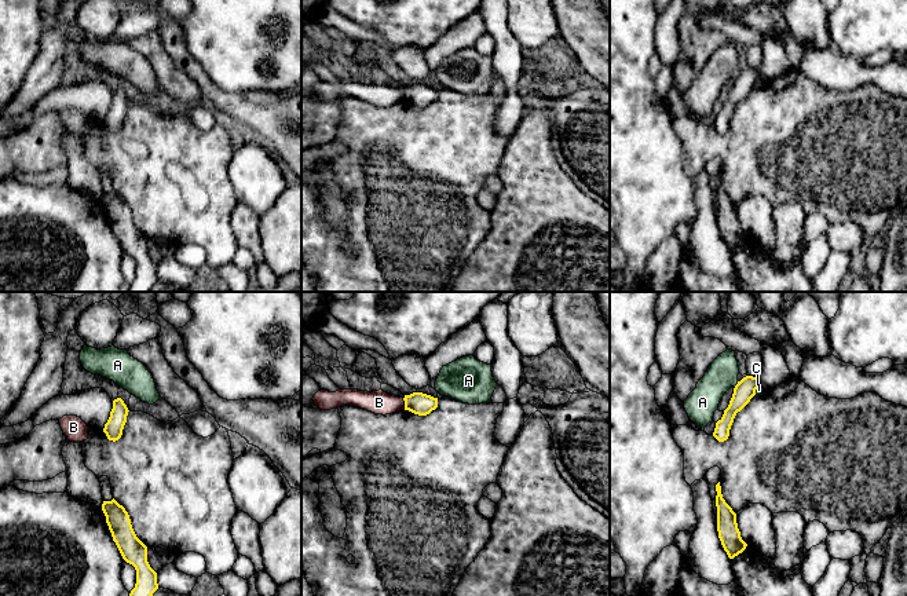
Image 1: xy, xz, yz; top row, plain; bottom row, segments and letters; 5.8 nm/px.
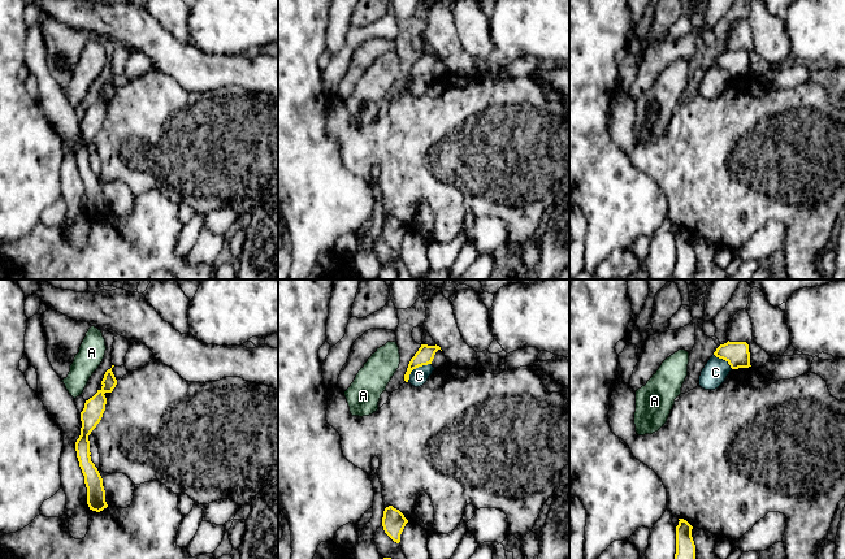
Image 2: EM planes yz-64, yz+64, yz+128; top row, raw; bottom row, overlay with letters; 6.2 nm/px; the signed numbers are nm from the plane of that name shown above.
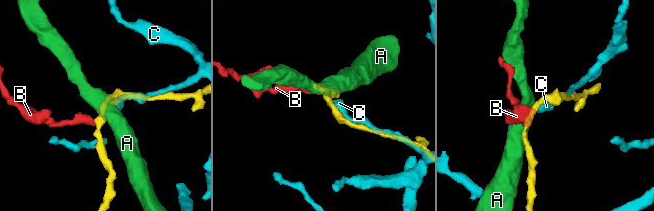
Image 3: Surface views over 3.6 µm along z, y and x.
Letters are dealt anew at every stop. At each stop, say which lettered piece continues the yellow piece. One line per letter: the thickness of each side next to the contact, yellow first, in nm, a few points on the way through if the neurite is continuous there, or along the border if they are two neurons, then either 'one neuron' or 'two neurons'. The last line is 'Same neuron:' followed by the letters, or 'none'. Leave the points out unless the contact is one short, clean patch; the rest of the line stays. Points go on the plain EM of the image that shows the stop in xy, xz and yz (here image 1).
A: 120 nm thick on the yellow side, 180 nm on the other; border along yz (738, 73), (734, 77); two neurons
B: 130 nm thick on the yellow side, 140 nm on the other; border along xz (402, 90), (405, 101); two neurons
C: 120 nm thick on the yellow side, 40 nm on the other; two neurons
Same neuron: none

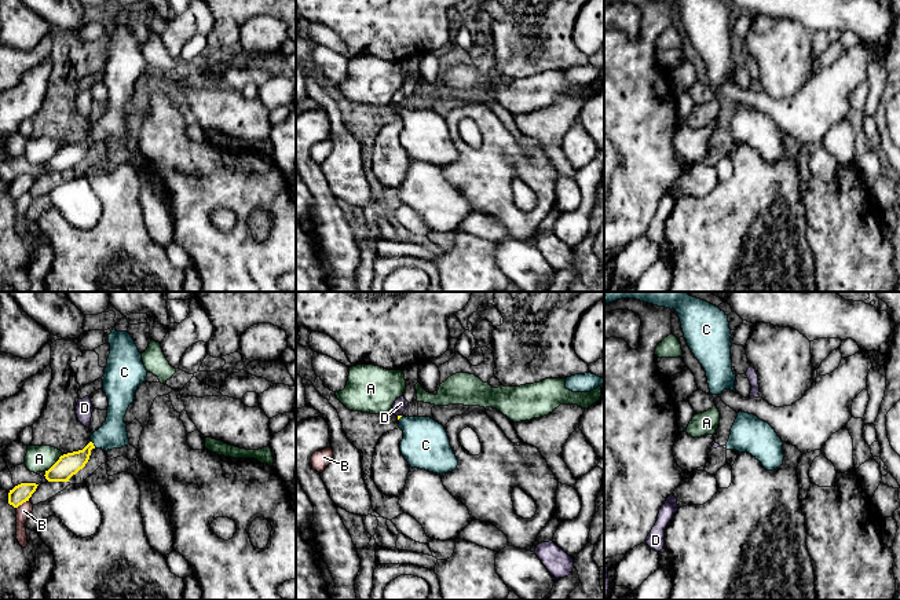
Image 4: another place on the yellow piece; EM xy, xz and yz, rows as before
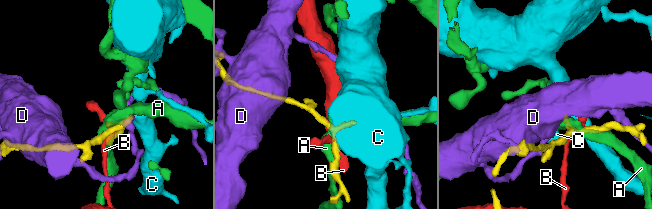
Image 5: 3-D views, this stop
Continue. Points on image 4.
A: 130 nm thick on the yellow side, 160 nm on the other; two neurons
B: 110 nm thick on the yellow side, 90 nm on the other; border along xy (28, 191), (17, 200); two neurons
C: 130 nm thick on the yellow side, 160 nm on the other; runs through xy (69, 156), (92, 135), (113, 125); one neuron
D: 20 nm thick on the yellow side, 80 nm on the other; two neurons
Same neuron: C

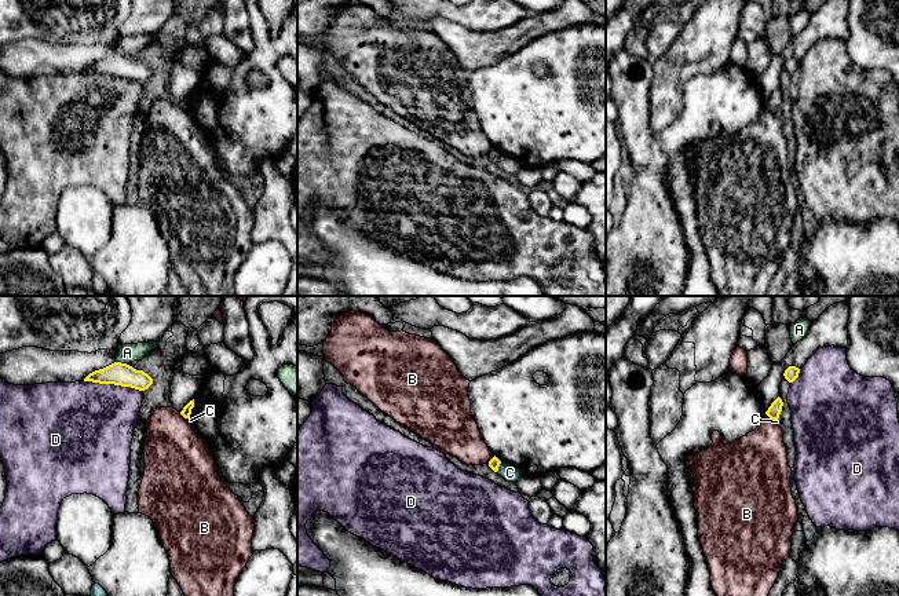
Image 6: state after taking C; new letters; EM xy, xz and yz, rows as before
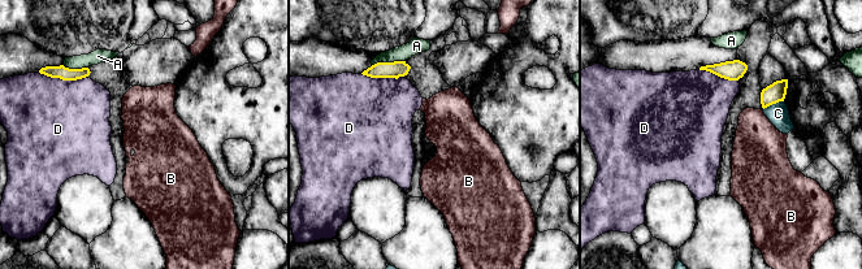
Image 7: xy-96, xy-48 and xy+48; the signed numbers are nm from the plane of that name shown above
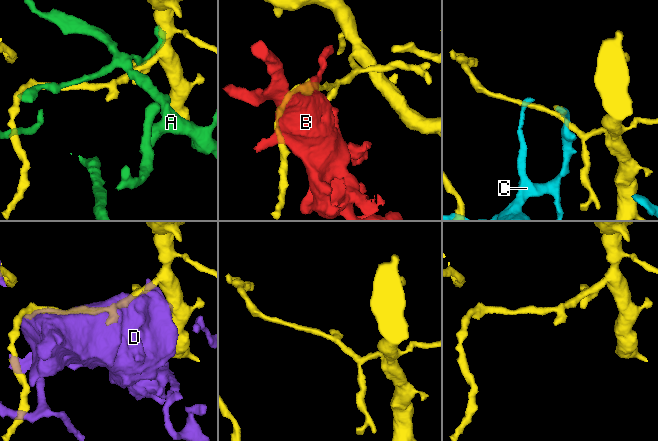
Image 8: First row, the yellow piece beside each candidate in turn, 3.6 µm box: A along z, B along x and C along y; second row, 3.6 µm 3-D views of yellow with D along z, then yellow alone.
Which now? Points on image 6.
A: 140 nm thick on the yellow side, 110 nm on the other; two neurons
B: 60 nm thick on the yellow side, 380 nm on the other; two neurons
C: 70 nm thick on the yellow side, 100 nm on the other; two neurons
D: 140 nm thick on the yellow side, 460 nm on the other; two neurons
Same neuron: none

